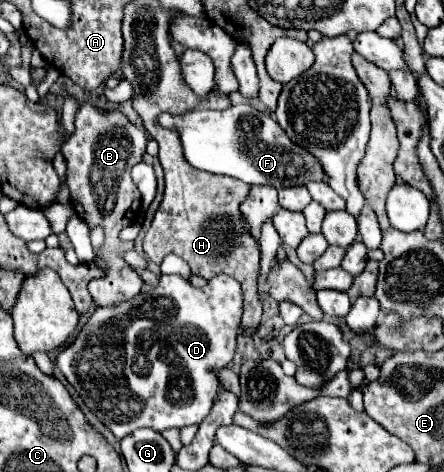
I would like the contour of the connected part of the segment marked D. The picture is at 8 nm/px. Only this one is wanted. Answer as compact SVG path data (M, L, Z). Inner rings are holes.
M178 274L162 276L158 286L146 288L138 296L124 300L118 306L98 306L76 338L56 354L54 364L60 368L68 384L78 392L84 404L118 440L146 426L156 432L184 428L200 424L210 414L220 390L218 372L234 358L240 318L242 288L236 278L218 274L208 280L206 286L196 288Z

